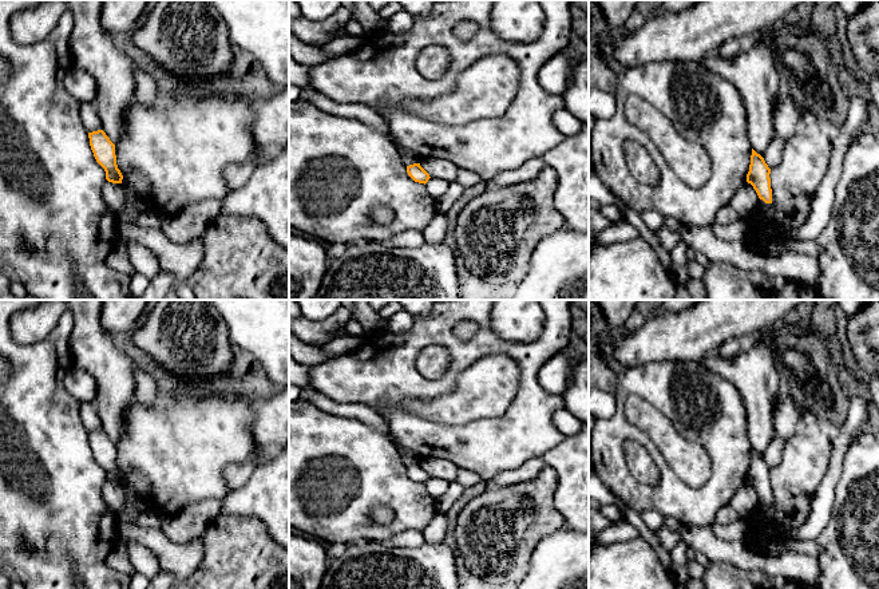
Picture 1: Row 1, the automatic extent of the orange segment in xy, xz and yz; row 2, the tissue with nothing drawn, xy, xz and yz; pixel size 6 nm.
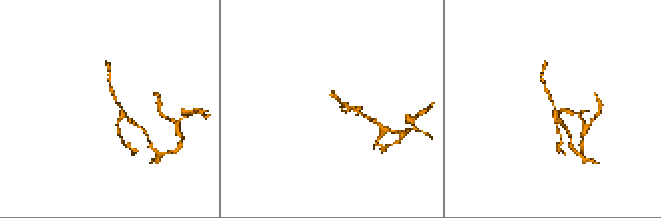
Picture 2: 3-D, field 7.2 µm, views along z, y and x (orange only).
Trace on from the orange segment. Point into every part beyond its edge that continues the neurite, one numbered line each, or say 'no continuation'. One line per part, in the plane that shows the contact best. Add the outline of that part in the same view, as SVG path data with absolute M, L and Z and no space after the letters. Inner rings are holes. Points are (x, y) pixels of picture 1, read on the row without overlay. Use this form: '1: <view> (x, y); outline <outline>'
no continuation

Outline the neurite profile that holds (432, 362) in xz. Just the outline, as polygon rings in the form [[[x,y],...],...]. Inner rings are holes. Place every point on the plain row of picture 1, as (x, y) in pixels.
[[[440,345],[423,348],[416,359],[417,371],[428,379],[442,376],[451,363],[450,352]]]

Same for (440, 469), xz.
[[[423,458],[420,466],[436,479],[443,479],[447,483],[455,482],[459,467],[452,462],[442,458]]]

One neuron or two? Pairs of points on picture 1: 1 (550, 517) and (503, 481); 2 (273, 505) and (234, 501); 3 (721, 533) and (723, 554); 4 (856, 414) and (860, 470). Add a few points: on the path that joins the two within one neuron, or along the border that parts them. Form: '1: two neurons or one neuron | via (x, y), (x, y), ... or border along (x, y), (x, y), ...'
1: two neurons | border along (538, 474), (530, 481), (507, 486), (490, 486)
2: one neuron | via (264, 501), (244, 501)
3: two neurons | border along (709, 526), (723, 540), (747, 541)
4: two neurons | border along (851, 445), (839, 474)

